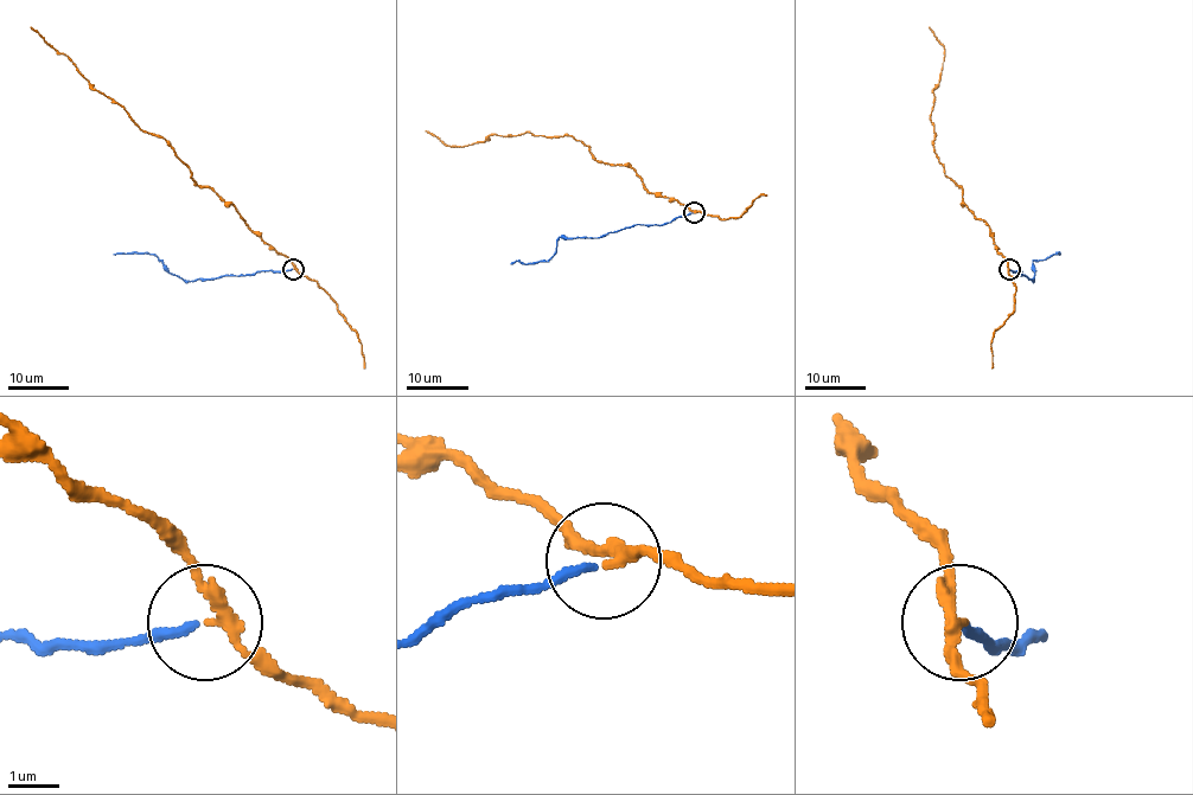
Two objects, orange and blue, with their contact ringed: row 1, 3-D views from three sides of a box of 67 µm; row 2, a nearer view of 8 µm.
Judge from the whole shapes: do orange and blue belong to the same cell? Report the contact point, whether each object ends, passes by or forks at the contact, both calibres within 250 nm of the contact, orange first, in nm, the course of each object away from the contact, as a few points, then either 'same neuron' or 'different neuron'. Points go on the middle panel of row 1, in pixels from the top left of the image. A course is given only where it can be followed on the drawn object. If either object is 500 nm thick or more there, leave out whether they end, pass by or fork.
at (694, 212); orange passes by; blue ends there; 200 nm thick on the orange side, 170 nm on the other; orange runs (693, 212), (651, 194), (631, 167), (598, 161), (573, 136), (524, 132), (445, 146), (425, 132); blue runs (693, 212), (661, 225), (637, 224), (598, 237), (561, 236), (549, 257), (511, 264); different neuron

